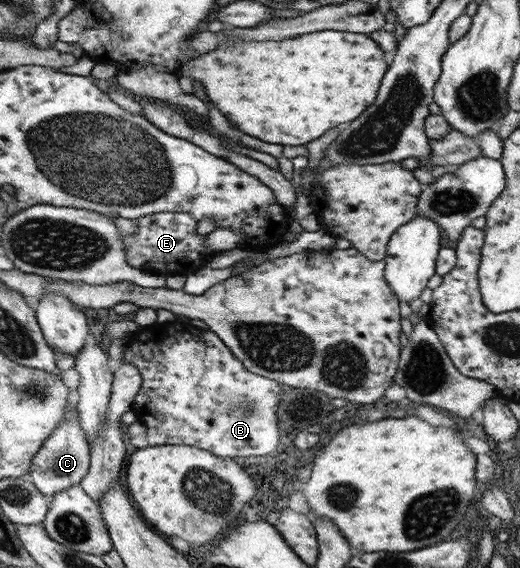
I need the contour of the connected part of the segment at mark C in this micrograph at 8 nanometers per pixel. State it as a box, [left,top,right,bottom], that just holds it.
[28,404,91,498]

